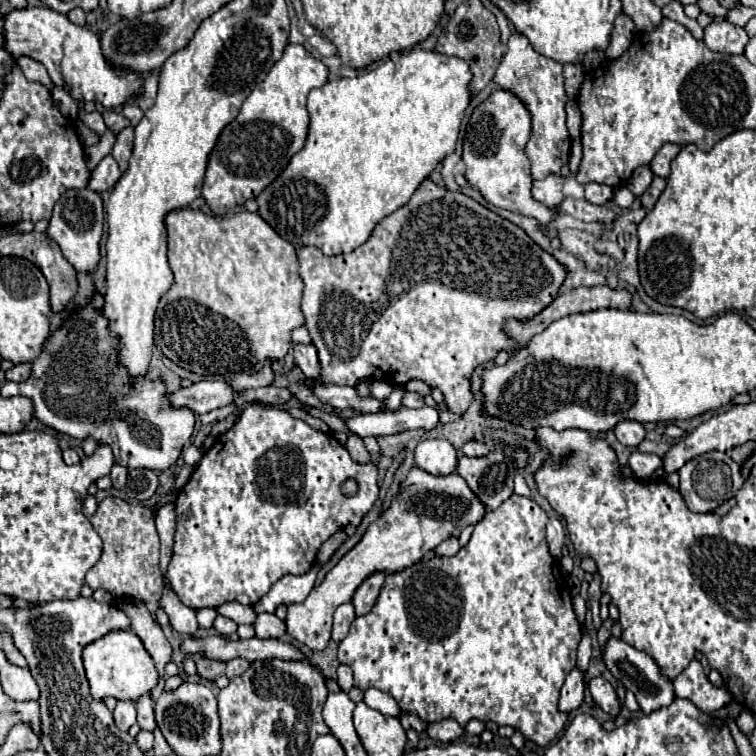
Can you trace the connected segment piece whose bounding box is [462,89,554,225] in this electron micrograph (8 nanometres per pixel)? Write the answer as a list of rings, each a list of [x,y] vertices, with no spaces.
[[[498,89],[484,103],[480,103],[464,133],[464,153],[462,159],[466,163],[466,179],[468,183],[482,193],[482,197],[502,209],[512,213],[520,213],[526,217],[534,217],[540,223],[548,225],[554,217],[554,211],[544,207],[532,197],[532,175],[530,161],[524,155],[524,147],[530,139],[530,113],[512,97],[512,93]]]

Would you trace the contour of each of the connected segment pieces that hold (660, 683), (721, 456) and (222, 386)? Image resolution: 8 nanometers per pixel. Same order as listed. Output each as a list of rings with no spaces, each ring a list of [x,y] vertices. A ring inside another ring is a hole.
[[[612,637],[612,639],[608,641],[608,649],[606,649],[606,653],[604,653],[604,663],[606,663],[608,671],[610,671],[616,679],[620,679],[628,691],[632,691],[632,693],[636,695],[638,705],[640,705],[640,709],[642,709],[644,713],[656,711],[656,709],[660,709],[660,707],[668,707],[668,705],[676,699],[672,681],[660,671],[658,663],[656,663],[648,653],[638,651],[638,649],[634,649],[632,645],[628,645],[628,643],[624,643],[624,641]]]
[[[710,451],[704,453],[692,461],[688,461],[682,469],[680,469],[680,495],[686,501],[686,507],[694,513],[712,513],[716,507],[720,507],[724,501],[732,499],[740,487],[742,487],[744,479],[740,475],[740,465],[734,463],[726,453],[720,451]]]
[[[200,381],[188,389],[174,391],[168,401],[172,407],[188,407],[196,415],[204,415],[212,409],[230,405],[238,393],[224,381]]]

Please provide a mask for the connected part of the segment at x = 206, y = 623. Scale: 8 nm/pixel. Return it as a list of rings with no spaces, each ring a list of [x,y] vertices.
[[[201,608],[196,611],[198,613],[198,623],[202,629],[210,629],[213,627],[213,621],[216,618],[217,611],[213,608]]]

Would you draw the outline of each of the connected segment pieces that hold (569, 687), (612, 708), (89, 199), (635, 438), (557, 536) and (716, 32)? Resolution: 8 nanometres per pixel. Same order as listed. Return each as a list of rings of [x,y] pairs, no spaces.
[[[574,667],[570,671],[570,675],[566,677],[564,685],[562,685],[562,693],[560,693],[560,701],[558,701],[558,709],[562,713],[570,713],[574,709],[578,709],[584,701],[584,671]]]
[[[594,677],[588,683],[588,687],[590,687],[590,695],[592,695],[592,699],[594,699],[596,705],[600,705],[612,717],[618,717],[620,715],[622,703],[620,703],[614,687],[604,677]]]
[[[84,187],[84,189],[70,189],[68,193],[62,193],[60,201],[54,207],[54,213],[50,217],[50,225],[46,229],[46,235],[50,235],[62,249],[62,255],[74,265],[80,273],[94,273],[100,261],[100,239],[102,239],[102,227],[104,227],[104,203],[102,197]]]
[[[622,421],[620,425],[616,425],[614,435],[616,435],[616,439],[618,439],[622,445],[626,445],[626,447],[638,447],[638,443],[644,439],[646,431],[644,431],[644,427],[642,427],[640,423],[636,423],[636,421]]]
[[[550,519],[548,521],[548,547],[550,547],[550,553],[558,559],[560,557],[560,549],[566,541],[566,535],[564,535],[564,527],[558,519]]]
[[[728,19],[714,21],[704,29],[704,43],[708,45],[708,49],[718,53],[730,53],[730,55],[744,53],[748,39],[750,37],[744,31],[744,27],[732,25]]]

